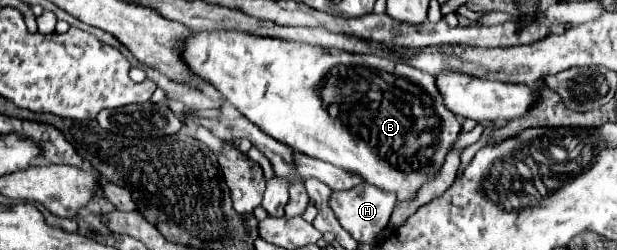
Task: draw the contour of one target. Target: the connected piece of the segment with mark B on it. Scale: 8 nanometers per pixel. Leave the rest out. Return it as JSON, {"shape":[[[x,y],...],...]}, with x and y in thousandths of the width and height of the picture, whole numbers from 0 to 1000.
{"shape":[[[384,124],[319,132],[300,164],[297,228],[316,300],[335,316],[345,348],[352,348],[371,412],[378,412],[404,484],[420,500],[423,524],[429,524],[436,548],[507,636],[575,692],[598,740],[640,772],[643,812],[673,796],[676,764],[715,684],[724,612],[747,532],[747,484],[737,452],[724,444],[705,308],[676,276],[676,316],[653,316],[650,284],[663,300],[673,292],[673,276],[647,252],[643,236],[468,172]]]}

